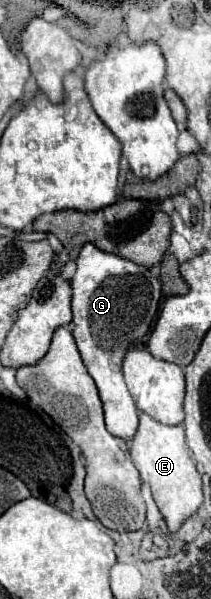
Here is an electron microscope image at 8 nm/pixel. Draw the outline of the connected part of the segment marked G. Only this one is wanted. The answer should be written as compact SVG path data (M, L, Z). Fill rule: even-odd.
M85 243L77 257L77 273L71 279L73 289L73 337L81 359L93 377L105 411L107 431L119 439L133 439L137 433L137 407L127 391L121 363L129 347L145 337L157 317L161 285L147 267L135 265L113 253L99 251Z

